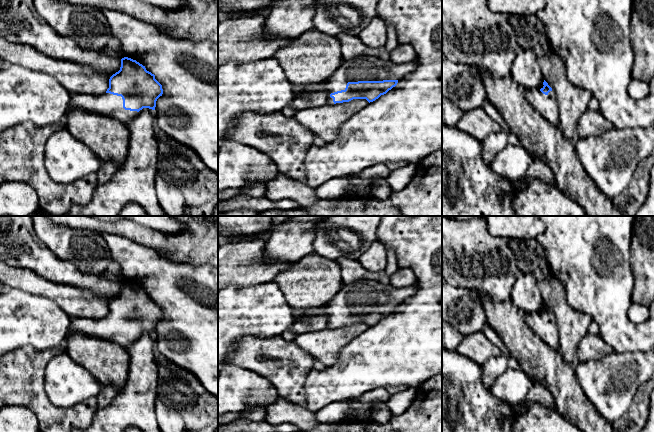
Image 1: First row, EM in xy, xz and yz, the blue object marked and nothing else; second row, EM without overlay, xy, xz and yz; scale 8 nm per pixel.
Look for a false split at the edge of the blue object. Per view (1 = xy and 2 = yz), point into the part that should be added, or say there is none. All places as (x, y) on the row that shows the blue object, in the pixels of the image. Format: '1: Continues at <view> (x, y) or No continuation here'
1: Continues at xy (106, 104)
2: Continues at yz (546, 105)

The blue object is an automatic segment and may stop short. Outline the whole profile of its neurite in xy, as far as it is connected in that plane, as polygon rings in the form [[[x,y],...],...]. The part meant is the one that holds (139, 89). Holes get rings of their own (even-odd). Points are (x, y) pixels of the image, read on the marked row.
[[[124,57],[120,70],[110,77],[106,92],[99,95],[74,93],[68,111],[83,109],[126,124],[143,108],[155,110],[156,101],[162,94],[162,85],[154,74],[136,60]]]

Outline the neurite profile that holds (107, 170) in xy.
[[[102,162],[97,171],[97,181],[99,185],[109,182],[118,171],[118,166],[113,162]]]

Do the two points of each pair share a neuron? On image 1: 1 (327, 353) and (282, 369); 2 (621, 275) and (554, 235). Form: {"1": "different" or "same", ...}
{"1": "different", "2": "same"}

